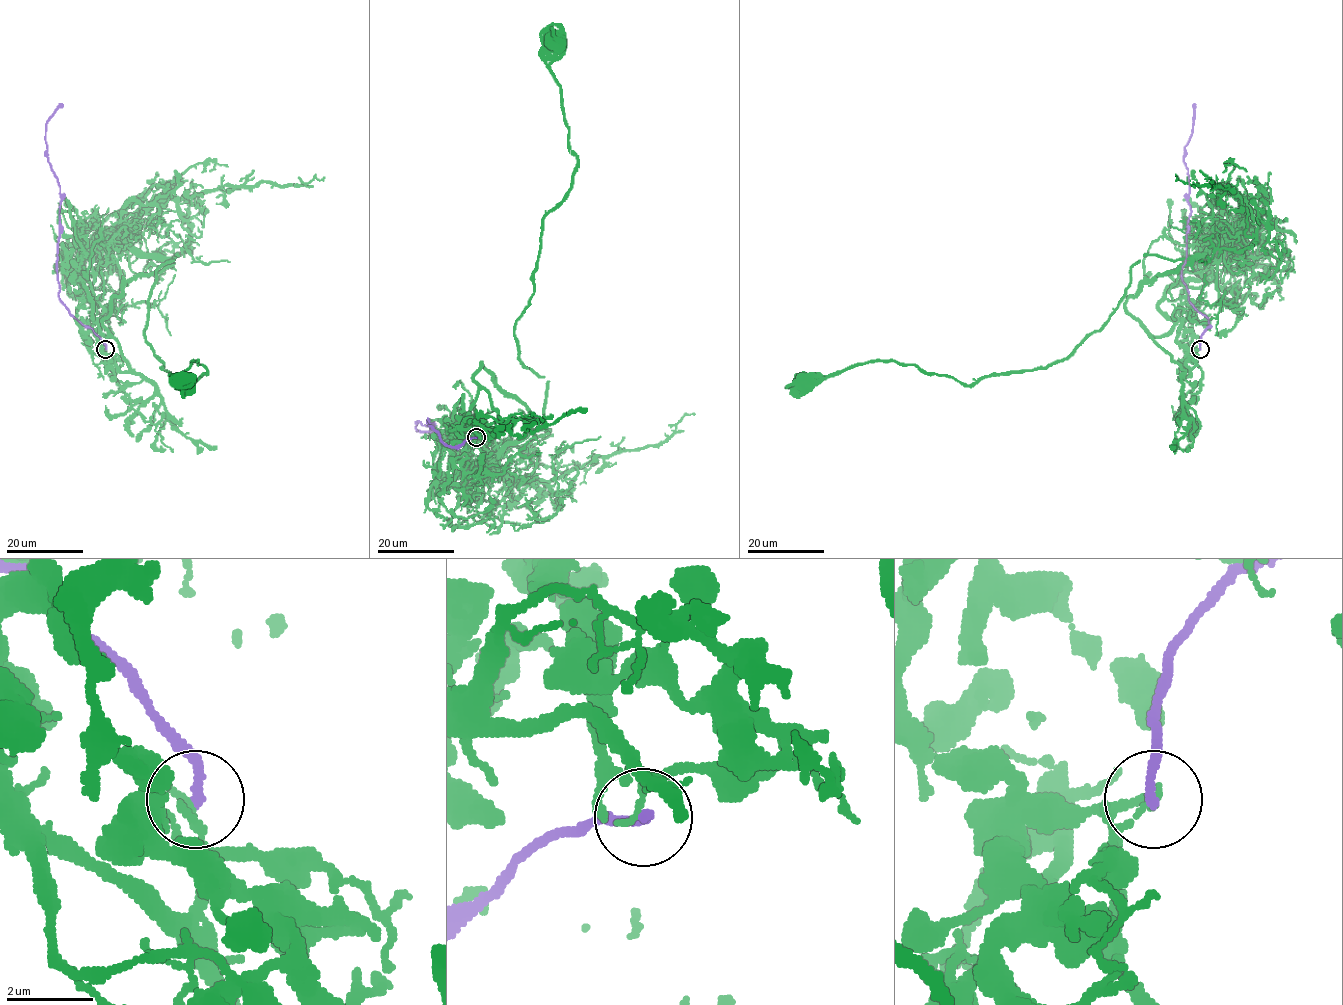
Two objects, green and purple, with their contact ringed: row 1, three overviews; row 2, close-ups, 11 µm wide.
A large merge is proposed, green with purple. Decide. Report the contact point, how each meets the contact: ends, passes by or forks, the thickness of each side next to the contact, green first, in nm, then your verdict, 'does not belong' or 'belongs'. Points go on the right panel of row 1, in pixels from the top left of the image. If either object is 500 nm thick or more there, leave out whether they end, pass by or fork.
(1200, 349) | green ends | purple ends | 140/240 nm | does not belong

